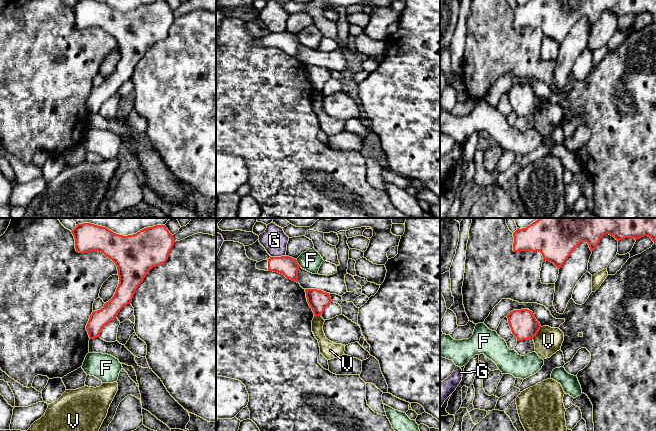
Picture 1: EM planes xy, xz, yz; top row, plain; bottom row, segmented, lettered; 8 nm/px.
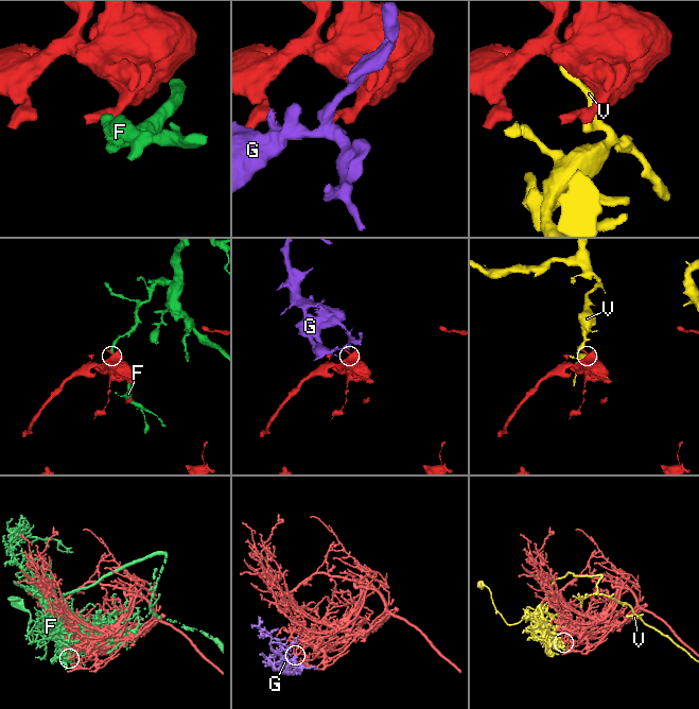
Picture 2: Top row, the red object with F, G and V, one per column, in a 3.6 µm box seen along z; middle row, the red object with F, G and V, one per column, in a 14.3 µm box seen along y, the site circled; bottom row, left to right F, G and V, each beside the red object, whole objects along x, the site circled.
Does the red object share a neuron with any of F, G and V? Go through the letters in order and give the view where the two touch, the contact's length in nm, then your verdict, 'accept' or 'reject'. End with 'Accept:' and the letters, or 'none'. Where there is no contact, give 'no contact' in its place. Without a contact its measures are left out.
F: contact in xz; length 80 nm; reject
G: contact in xz; length 120 nm; reject
V: contact in yz; length 120 nm; reject
Accept: none

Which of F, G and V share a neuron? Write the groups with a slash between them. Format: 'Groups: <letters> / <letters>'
Groups: F / G / V

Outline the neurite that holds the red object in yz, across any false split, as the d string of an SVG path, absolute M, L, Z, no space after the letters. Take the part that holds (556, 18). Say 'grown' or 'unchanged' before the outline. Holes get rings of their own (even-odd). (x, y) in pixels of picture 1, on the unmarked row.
unchanged; M530 0L526 4L517 4L513 9L513 27L538 27L544 36L560 45L581 18L587 18L590 26L593 27L606 10L613 12L617 17L625 14L637 16L648 12L656 19L656 0Z

